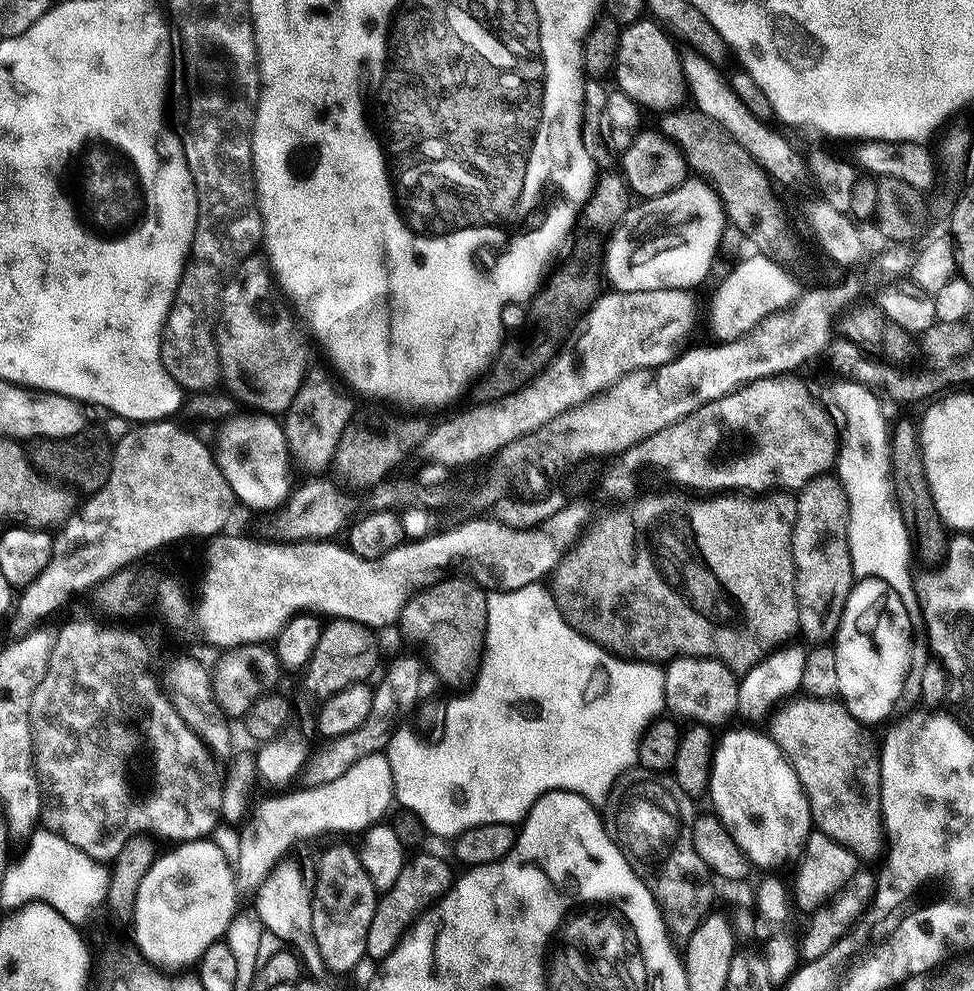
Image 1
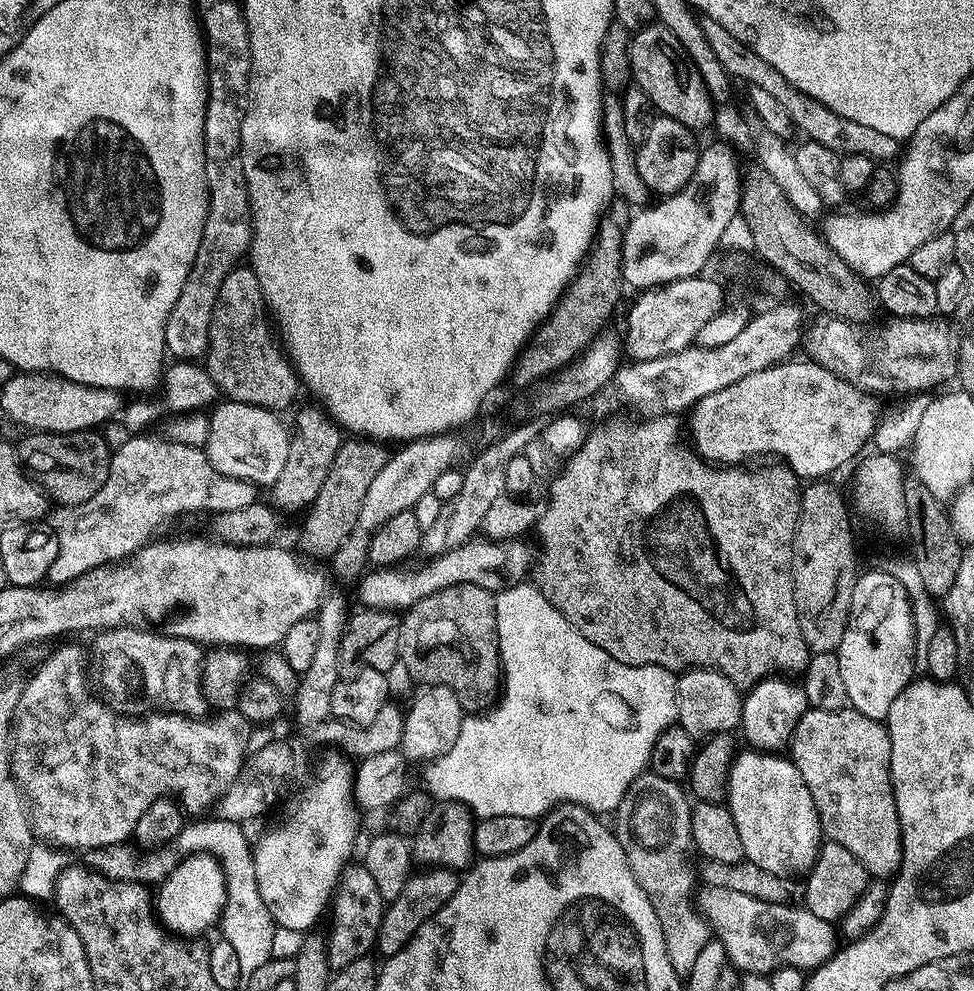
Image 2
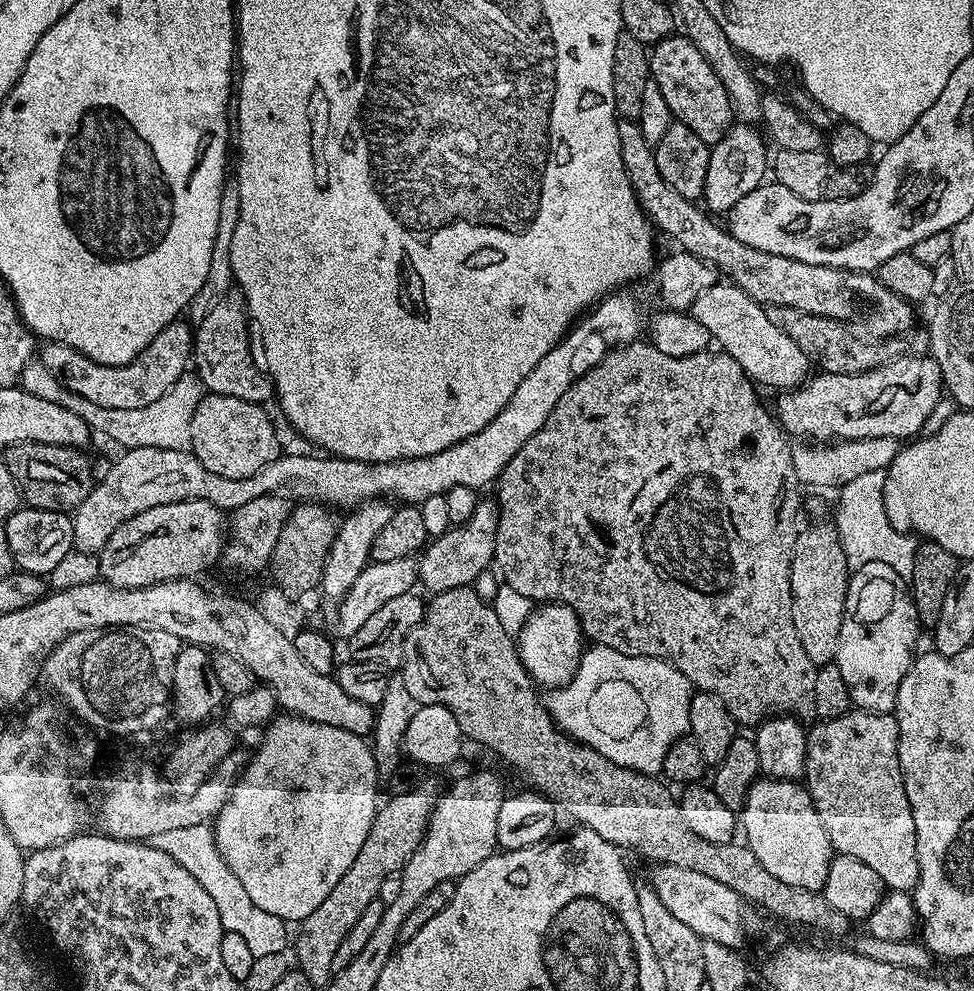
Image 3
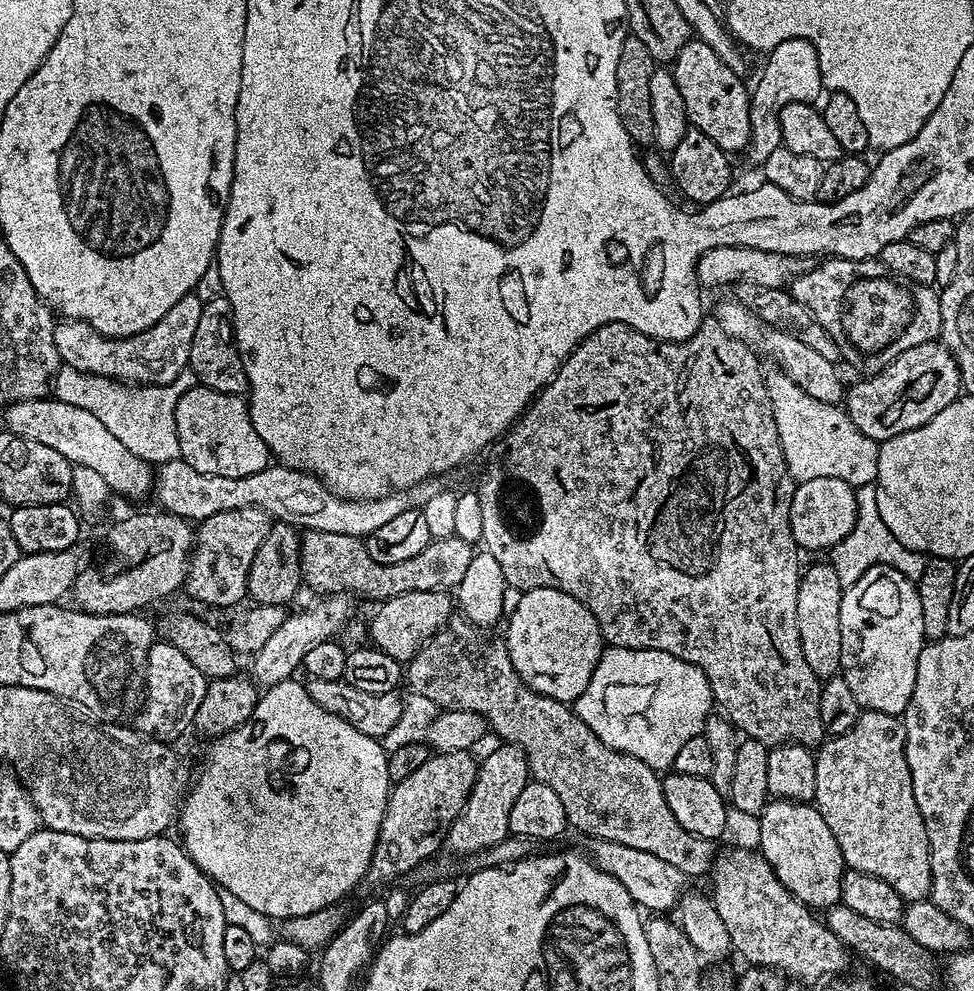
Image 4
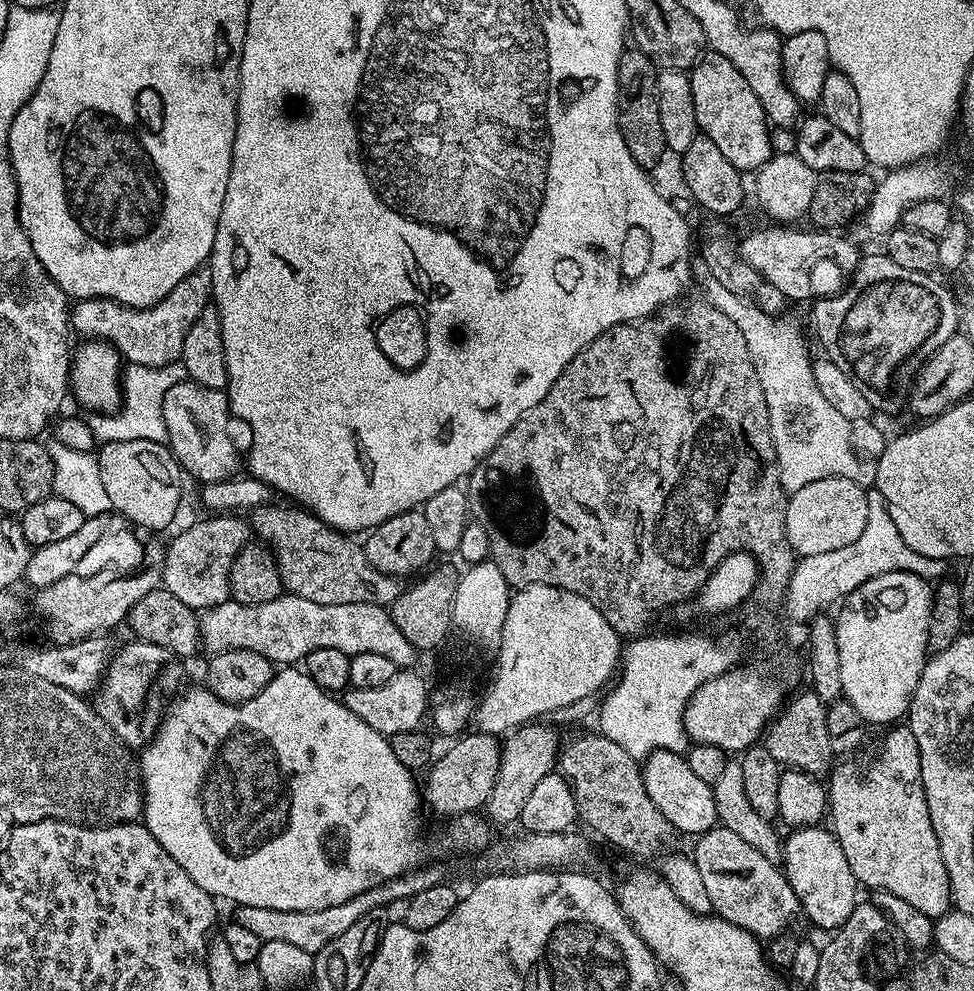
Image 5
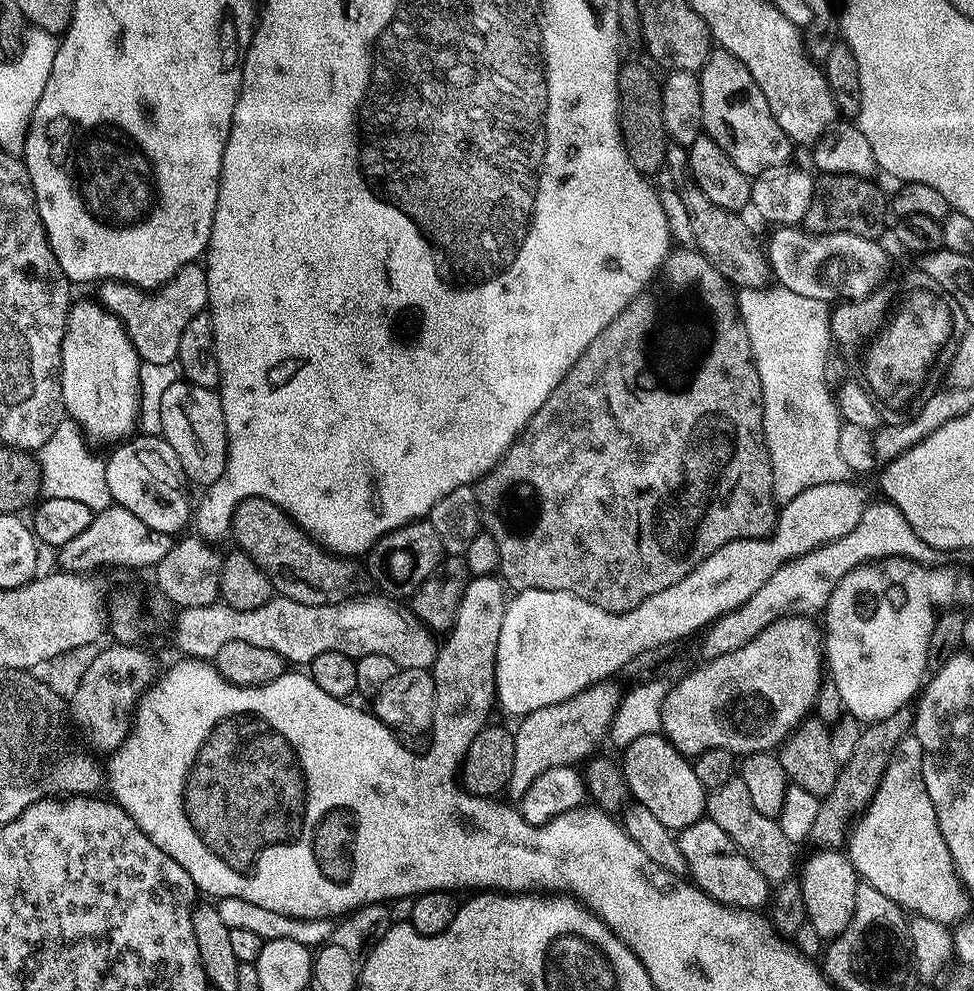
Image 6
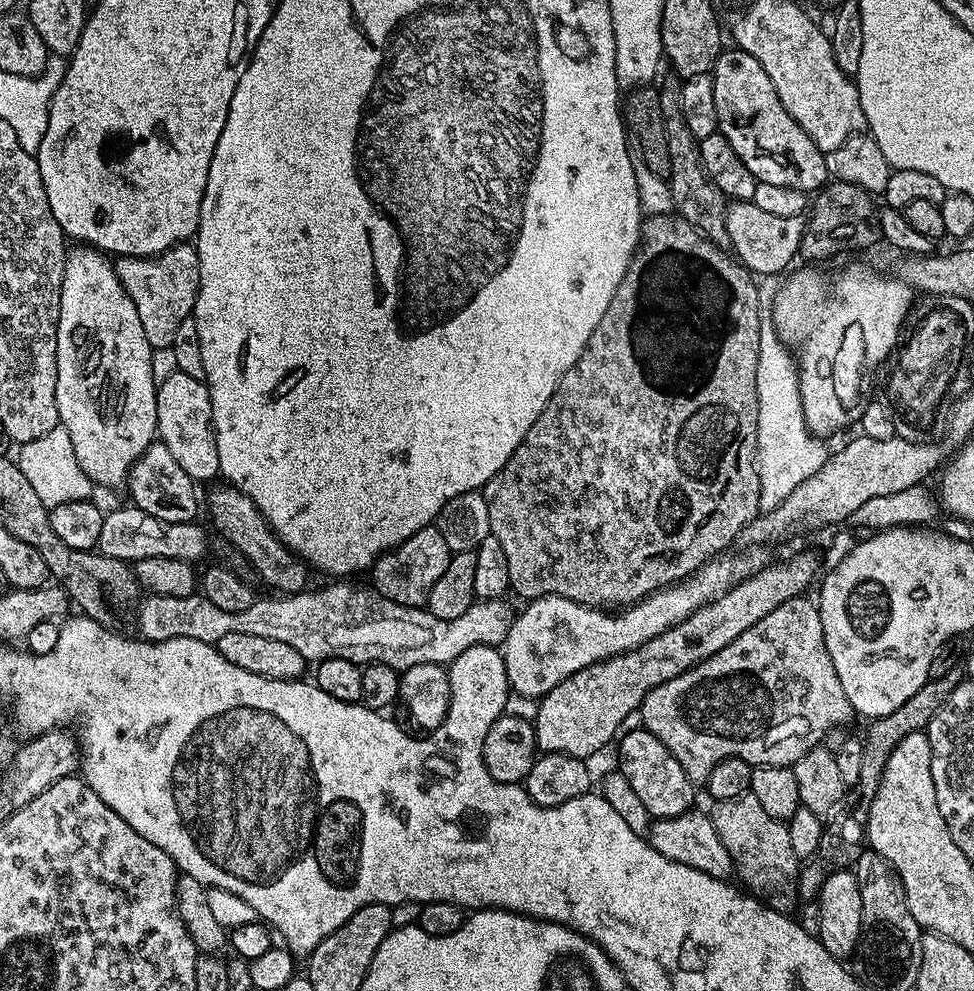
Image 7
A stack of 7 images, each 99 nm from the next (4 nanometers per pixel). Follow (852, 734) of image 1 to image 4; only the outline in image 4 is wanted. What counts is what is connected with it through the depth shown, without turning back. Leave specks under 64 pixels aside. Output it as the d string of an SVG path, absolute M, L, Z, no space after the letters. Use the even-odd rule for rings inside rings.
M872 712L872 720L864 720L864 724L868 724L868 728L856 728L856 736L836 736L836 744L832 744L832 748L836 748L836 768L832 768L832 760L824 756L824 776L828 776L828 788L816 788L816 796L828 796L824 804L836 804L836 808L824 808L822 818L826 818L826 826L830 826L830 834L834 834L834 842L838 842L838 850L842 850L842 858L851 871L870 874L882 882L887 882L889 886L894 886L894 890L905 902L927 900L932 895L930 842L926 834L926 822L918 810L918 802L914 802L914 786L910 778L910 766L906 762L906 726L901 717L881 712ZM832 776L836 776L836 792L832 792Z

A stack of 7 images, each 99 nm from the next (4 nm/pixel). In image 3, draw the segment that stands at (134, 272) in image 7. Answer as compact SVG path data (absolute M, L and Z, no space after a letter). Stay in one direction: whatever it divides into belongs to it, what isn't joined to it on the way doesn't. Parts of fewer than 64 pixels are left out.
M173 322L160 331L158 338L142 350L142 354L134 357L129 364L123 364L117 368L111 368L105 364L95 364L90 358L86 358L78 350L74 350L65 344L53 344L51 342L39 349L38 360L45 368L60 380L64 387L74 394L86 398L86 402L94 402L94 406L106 406L110 410L138 410L138 406L150 406L150 402L162 398L174 382L178 382L180 376L185 375L192 358L191 327Z

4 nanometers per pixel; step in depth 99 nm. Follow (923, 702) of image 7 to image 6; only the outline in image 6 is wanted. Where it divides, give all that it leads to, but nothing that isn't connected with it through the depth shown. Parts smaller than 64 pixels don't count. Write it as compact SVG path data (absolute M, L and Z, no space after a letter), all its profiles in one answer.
M900 707L884 719L871 721L860 733L857 749L850 762L840 768L835 788L821 799L817 820L811 831L810 838L821 849L838 850L846 843L851 833L852 823L867 811L870 801L877 794L884 780L889 762L905 739L915 727L915 711L910 707Z

